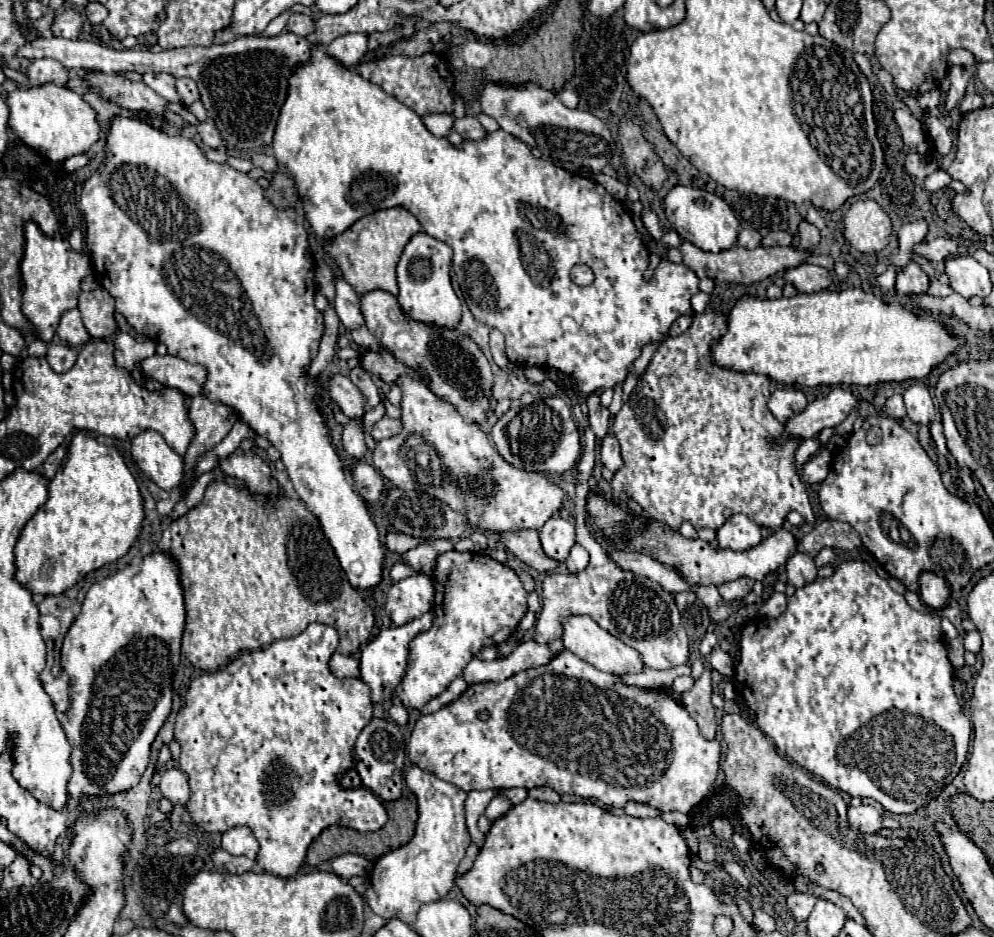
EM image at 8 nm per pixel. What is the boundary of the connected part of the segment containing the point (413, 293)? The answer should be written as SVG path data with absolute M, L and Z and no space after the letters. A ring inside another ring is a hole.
M414 235L398 263L398 301L412 319L422 323L432 323L438 327L458 327L462 317L462 305L458 295L450 283L450 267L452 267L452 247L444 241L438 241L430 235Z

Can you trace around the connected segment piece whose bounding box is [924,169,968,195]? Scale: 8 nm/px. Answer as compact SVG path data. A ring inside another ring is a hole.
M938 169L936 173L930 173L928 177L926 177L926 181L924 181L924 189L926 191L940 191L940 189L946 189L946 187L950 187L950 189L954 189L954 191L958 191L958 193L968 193L968 189L960 183L960 181L956 181L956 179L952 179L944 169Z

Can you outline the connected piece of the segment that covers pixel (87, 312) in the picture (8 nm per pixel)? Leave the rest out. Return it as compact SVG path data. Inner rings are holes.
M98 287L90 293L80 293L78 309L80 309L84 325L92 337L106 339L116 333L114 299L106 289Z

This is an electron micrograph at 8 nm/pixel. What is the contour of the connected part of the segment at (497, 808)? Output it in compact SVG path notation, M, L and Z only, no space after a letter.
M494 797L490 801L490 805L486 809L490 809L490 821L496 821L498 817L502 817L504 813L508 813L508 809L512 807L512 803L506 797Z

